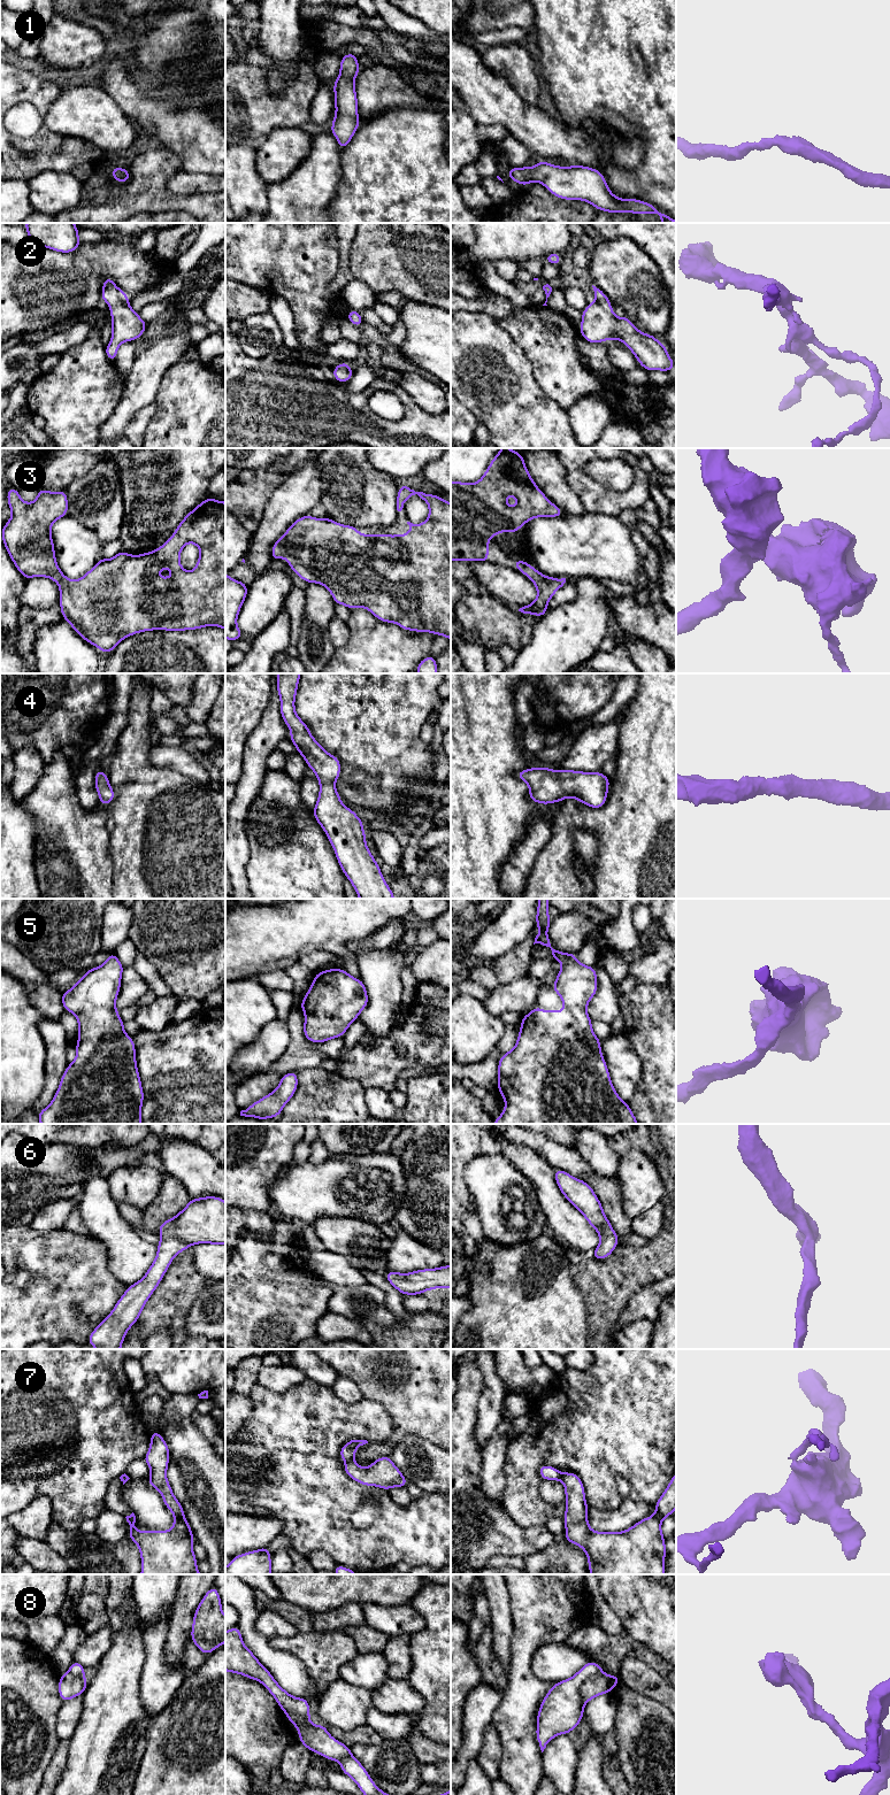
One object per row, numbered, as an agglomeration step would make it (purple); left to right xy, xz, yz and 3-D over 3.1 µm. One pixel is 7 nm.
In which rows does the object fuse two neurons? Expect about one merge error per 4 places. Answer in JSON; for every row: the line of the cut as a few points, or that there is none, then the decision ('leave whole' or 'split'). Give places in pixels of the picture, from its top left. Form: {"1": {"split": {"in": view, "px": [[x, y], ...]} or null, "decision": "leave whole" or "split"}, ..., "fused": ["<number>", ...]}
{"1": {"split": null, "decision": "leave whole"}, "2": {"split": null, "decision": "leave whole"}, "3": {"split": null, "decision": "leave whole"}, "4": {"split": null, "decision": "leave whole"}, "5": {"split": null, "decision": "leave whole"}, "6": {"split": null, "decision": "leave whole"}, "7": {"split": {"in": "xz", "px": [[352, 1460], [345, 1463]]}, "decision": "split"}, "8": {"split": {"in": "yz", "px": [[601, 1672], [591, 1674], [580, 1687], [580, 1696], [583, 1703]]}, "decision": "split"}, "fused": ["7", "8"]}

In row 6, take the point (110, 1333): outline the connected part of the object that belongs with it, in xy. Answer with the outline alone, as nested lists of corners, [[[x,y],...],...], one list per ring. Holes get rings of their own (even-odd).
[[[218,1196],[190,1199],[182,1211],[160,1224],[158,1233],[161,1241],[156,1245],[156,1257],[145,1276],[139,1281],[126,1287],[110,1313],[90,1334],[87,1343],[95,1349],[121,1349],[126,1332],[138,1322],[146,1302],[163,1279],[164,1273],[178,1253],[189,1249],[192,1245],[205,1242],[212,1246],[225,1245],[225,1201]]]

